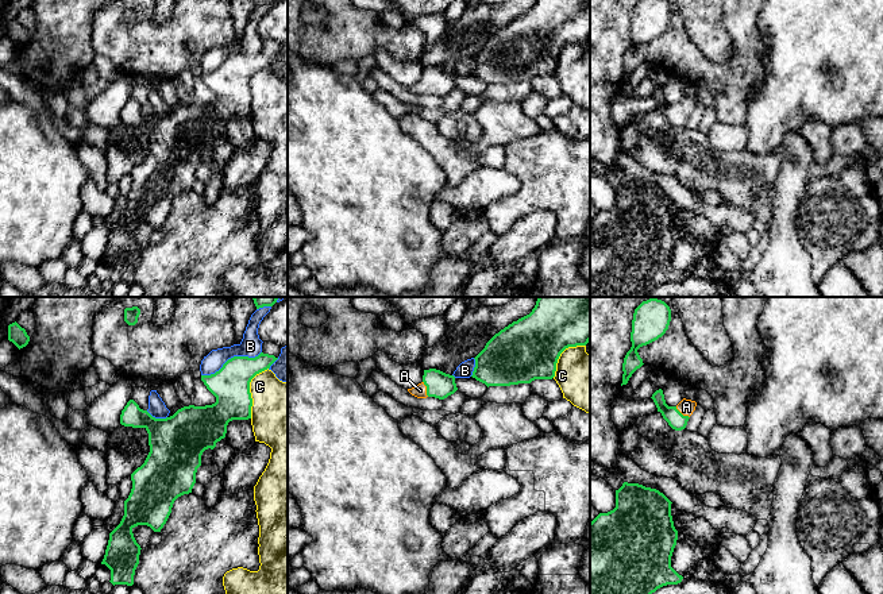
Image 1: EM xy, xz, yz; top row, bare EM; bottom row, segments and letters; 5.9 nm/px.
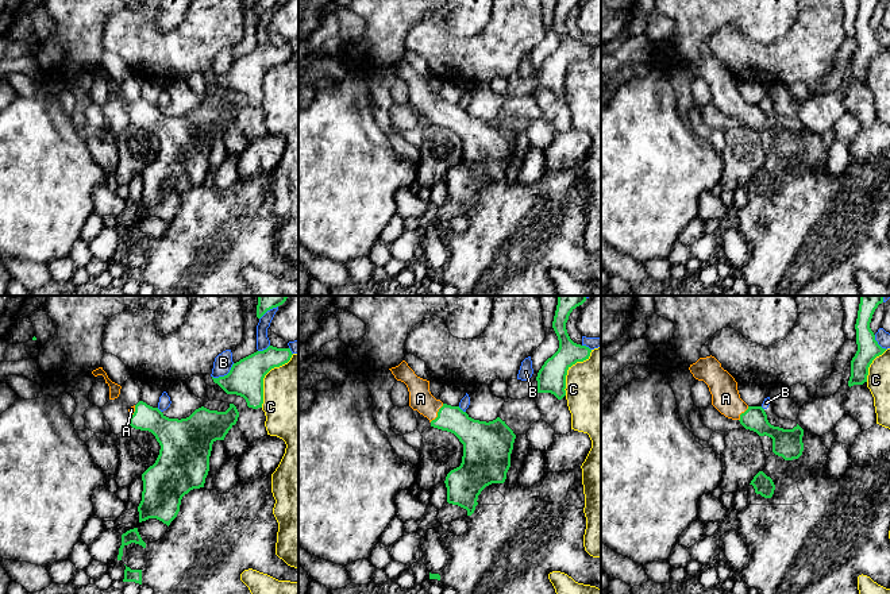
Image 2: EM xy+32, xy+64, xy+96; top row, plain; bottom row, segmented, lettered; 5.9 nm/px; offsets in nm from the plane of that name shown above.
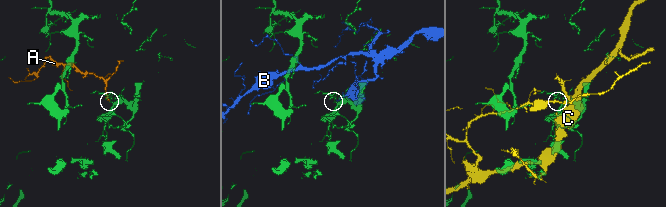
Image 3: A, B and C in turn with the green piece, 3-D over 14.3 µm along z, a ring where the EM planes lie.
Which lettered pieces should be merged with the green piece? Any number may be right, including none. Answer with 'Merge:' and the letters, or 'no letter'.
Merge: A

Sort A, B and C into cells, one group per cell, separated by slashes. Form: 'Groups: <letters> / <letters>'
Groups: A / B / C

